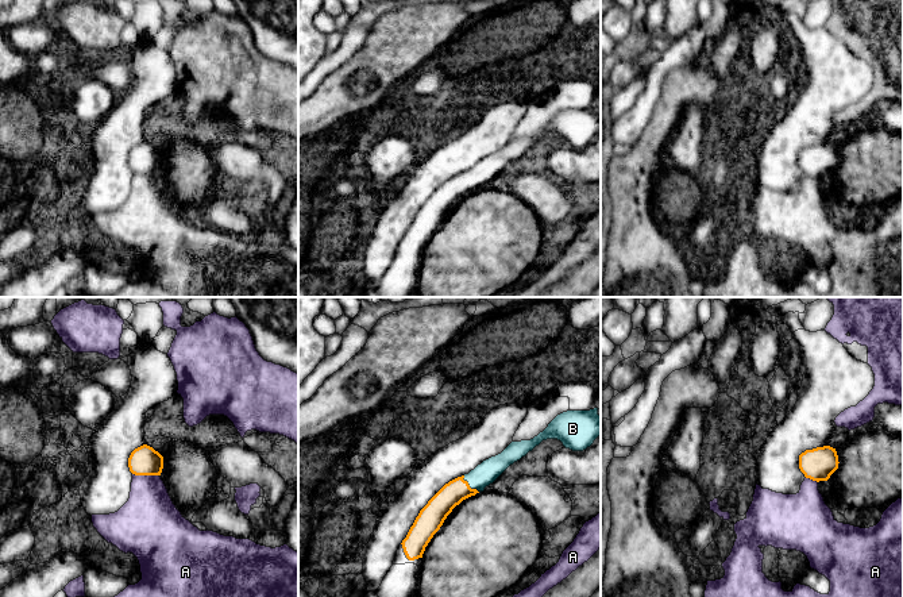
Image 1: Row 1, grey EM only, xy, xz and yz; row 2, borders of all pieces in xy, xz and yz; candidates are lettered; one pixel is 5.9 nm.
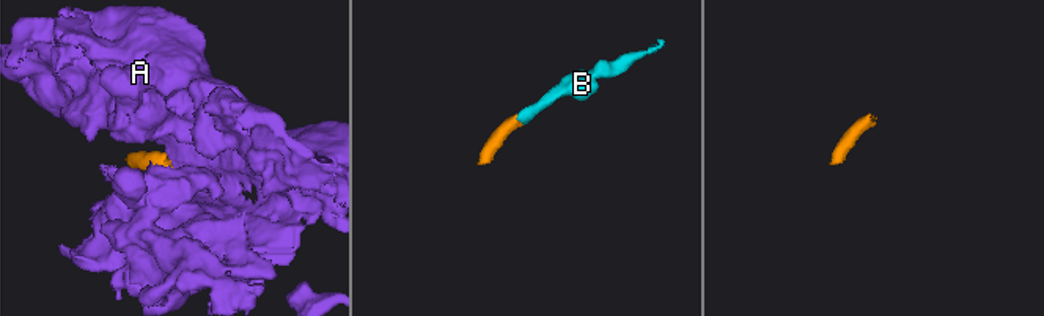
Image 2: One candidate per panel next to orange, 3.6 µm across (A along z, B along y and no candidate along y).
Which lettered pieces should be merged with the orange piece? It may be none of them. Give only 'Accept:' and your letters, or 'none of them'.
Accept: B

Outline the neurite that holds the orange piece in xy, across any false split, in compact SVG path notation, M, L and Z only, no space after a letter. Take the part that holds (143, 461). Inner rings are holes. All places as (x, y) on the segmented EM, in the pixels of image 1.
M143 444L131 452L128 467L135 475L161 475L163 457L153 447Z

